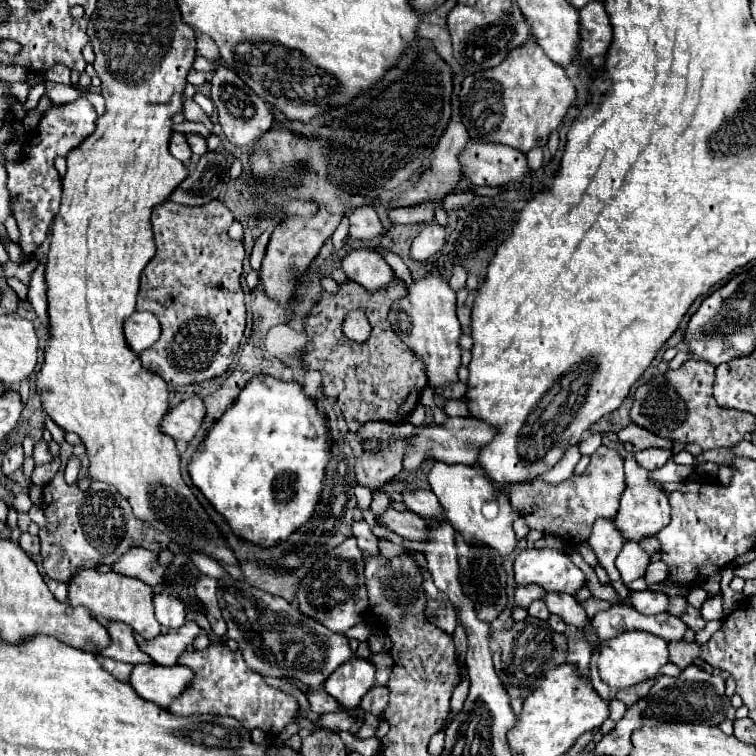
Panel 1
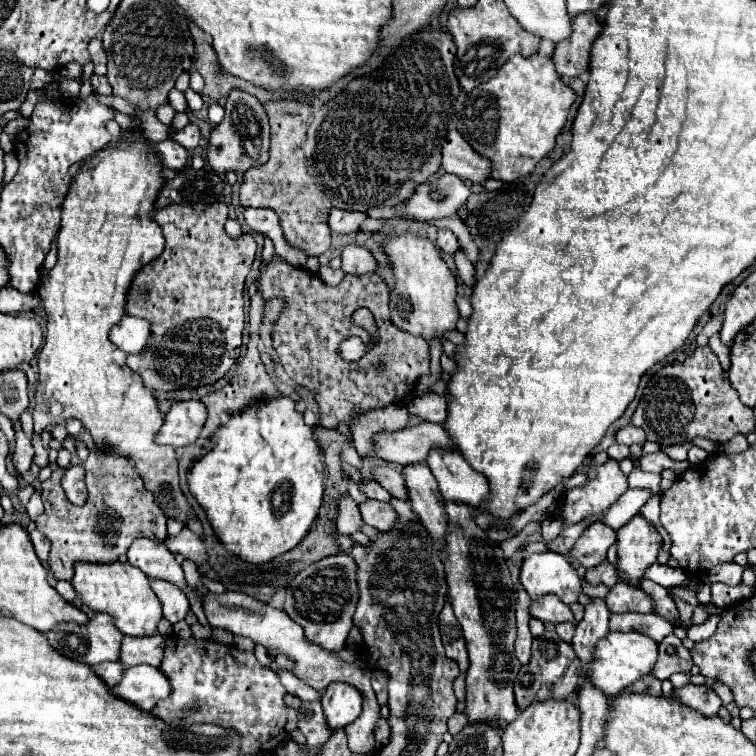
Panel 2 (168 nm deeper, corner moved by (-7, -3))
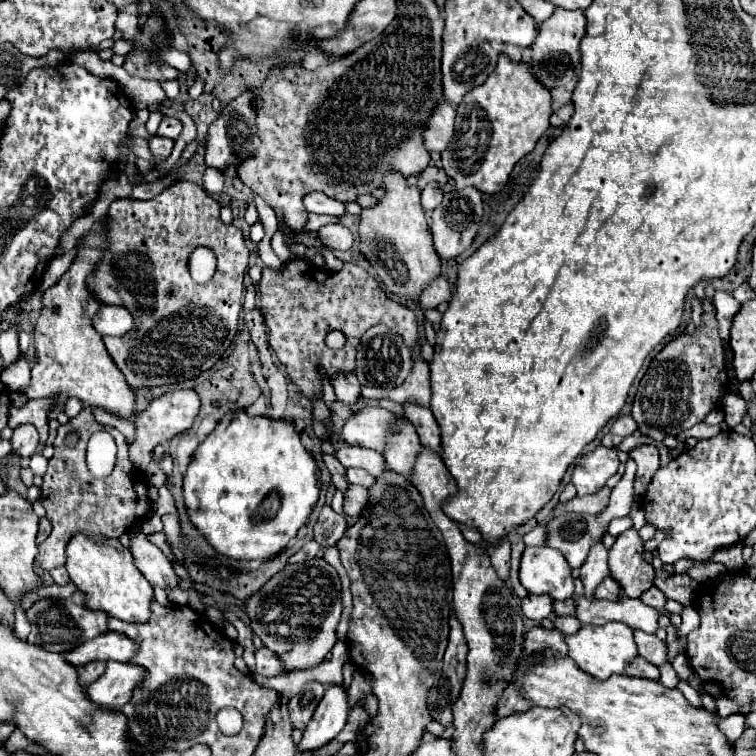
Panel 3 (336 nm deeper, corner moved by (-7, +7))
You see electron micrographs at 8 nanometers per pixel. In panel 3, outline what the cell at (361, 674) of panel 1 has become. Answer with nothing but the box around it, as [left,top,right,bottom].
[297,684,349,750]

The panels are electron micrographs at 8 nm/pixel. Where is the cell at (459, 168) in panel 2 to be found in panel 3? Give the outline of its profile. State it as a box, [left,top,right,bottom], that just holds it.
[423,102,455,152]

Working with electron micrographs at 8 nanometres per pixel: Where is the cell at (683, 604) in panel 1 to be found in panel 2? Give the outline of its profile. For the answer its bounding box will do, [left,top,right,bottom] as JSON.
[641,580,679,626]

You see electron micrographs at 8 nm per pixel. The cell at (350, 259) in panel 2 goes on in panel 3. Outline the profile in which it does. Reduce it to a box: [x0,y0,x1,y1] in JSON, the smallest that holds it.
[319,224,353,250]

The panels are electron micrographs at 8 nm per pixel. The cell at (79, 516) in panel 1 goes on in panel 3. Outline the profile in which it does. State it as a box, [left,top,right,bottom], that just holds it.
[35,406,151,570]

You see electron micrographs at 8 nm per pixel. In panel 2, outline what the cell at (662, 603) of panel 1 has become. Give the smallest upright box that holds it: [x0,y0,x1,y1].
[605,582,653,612]

